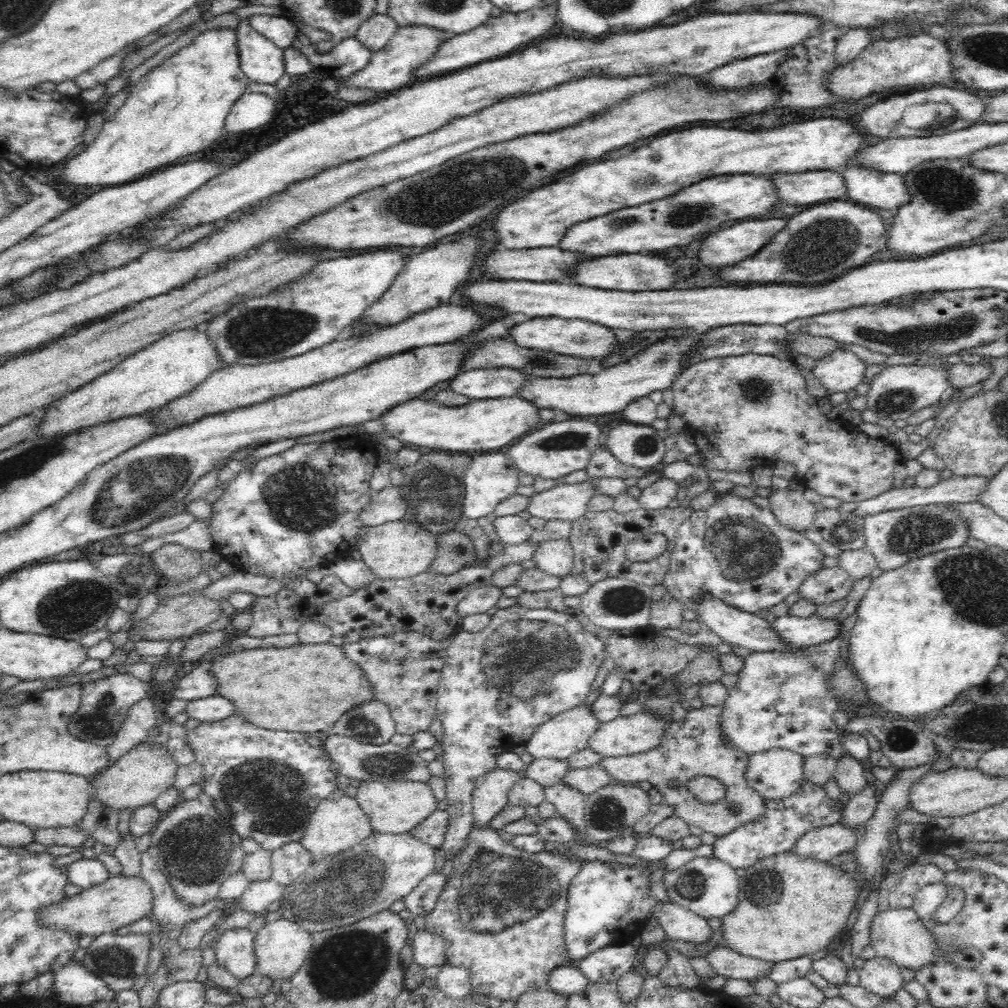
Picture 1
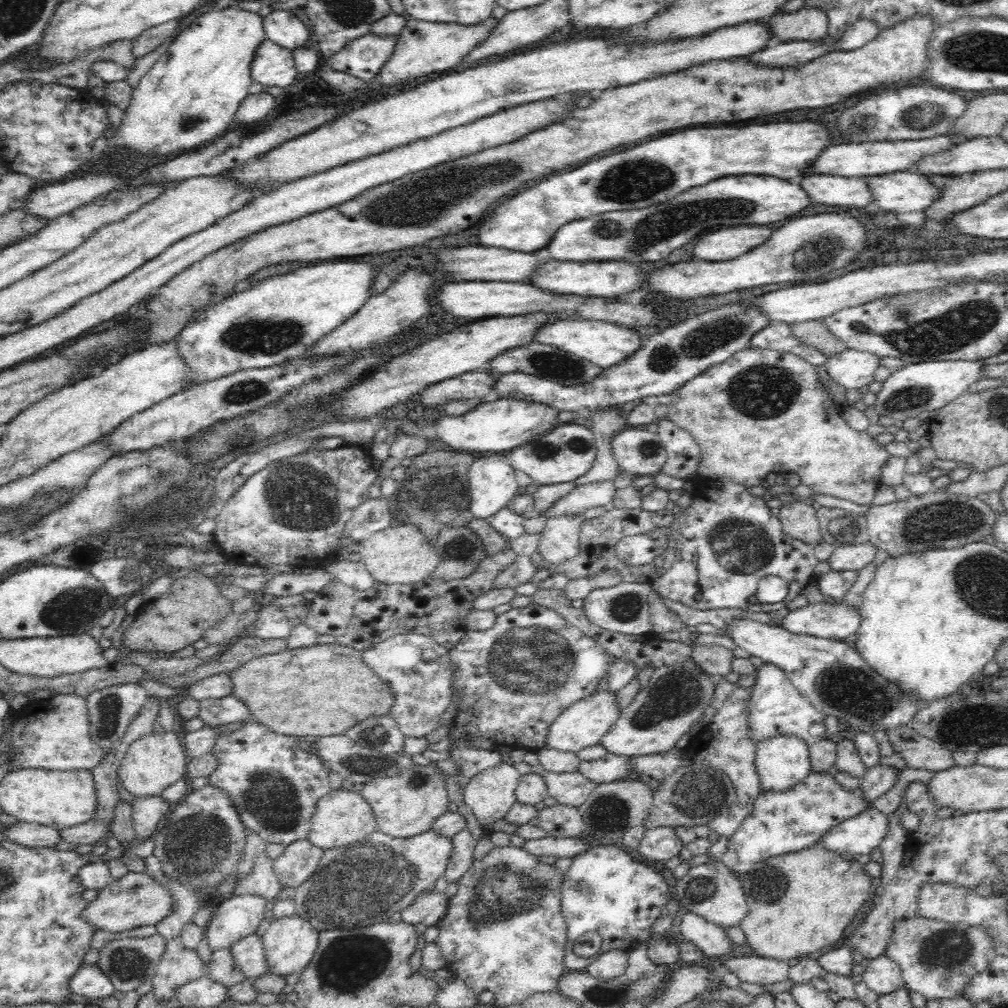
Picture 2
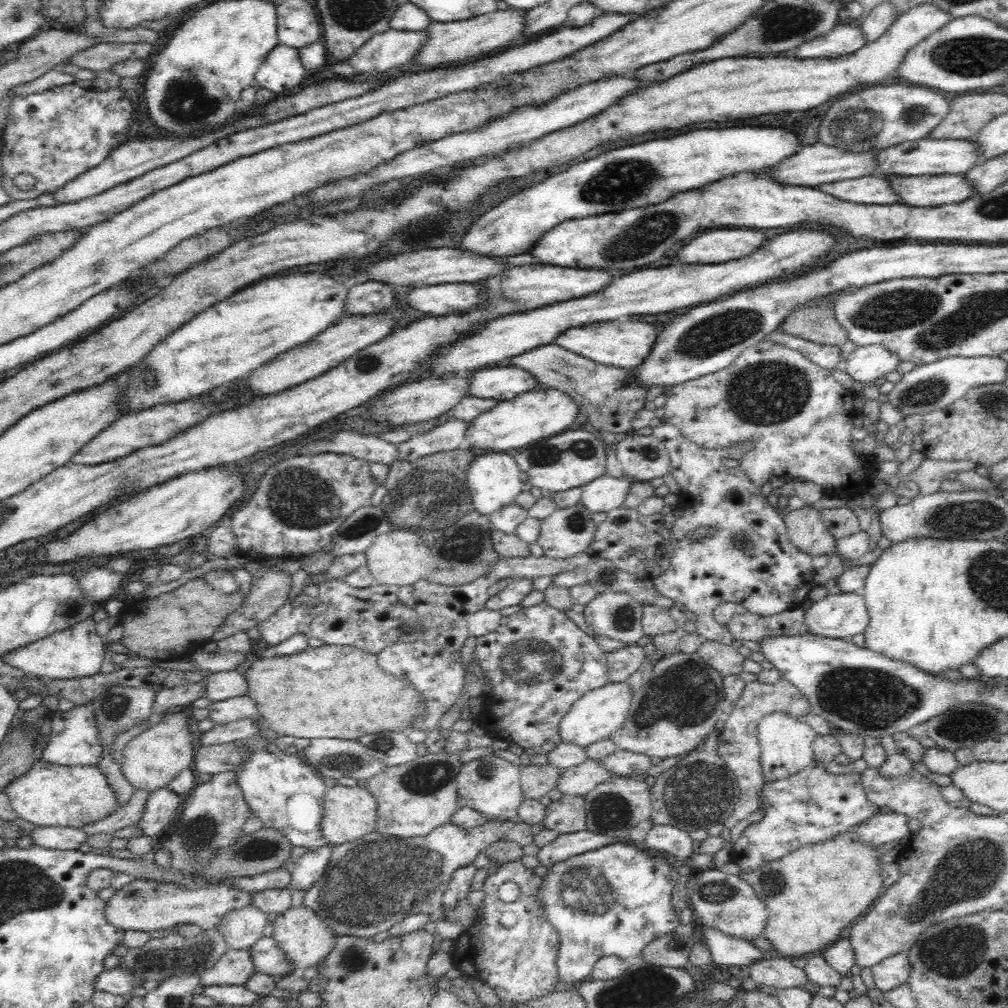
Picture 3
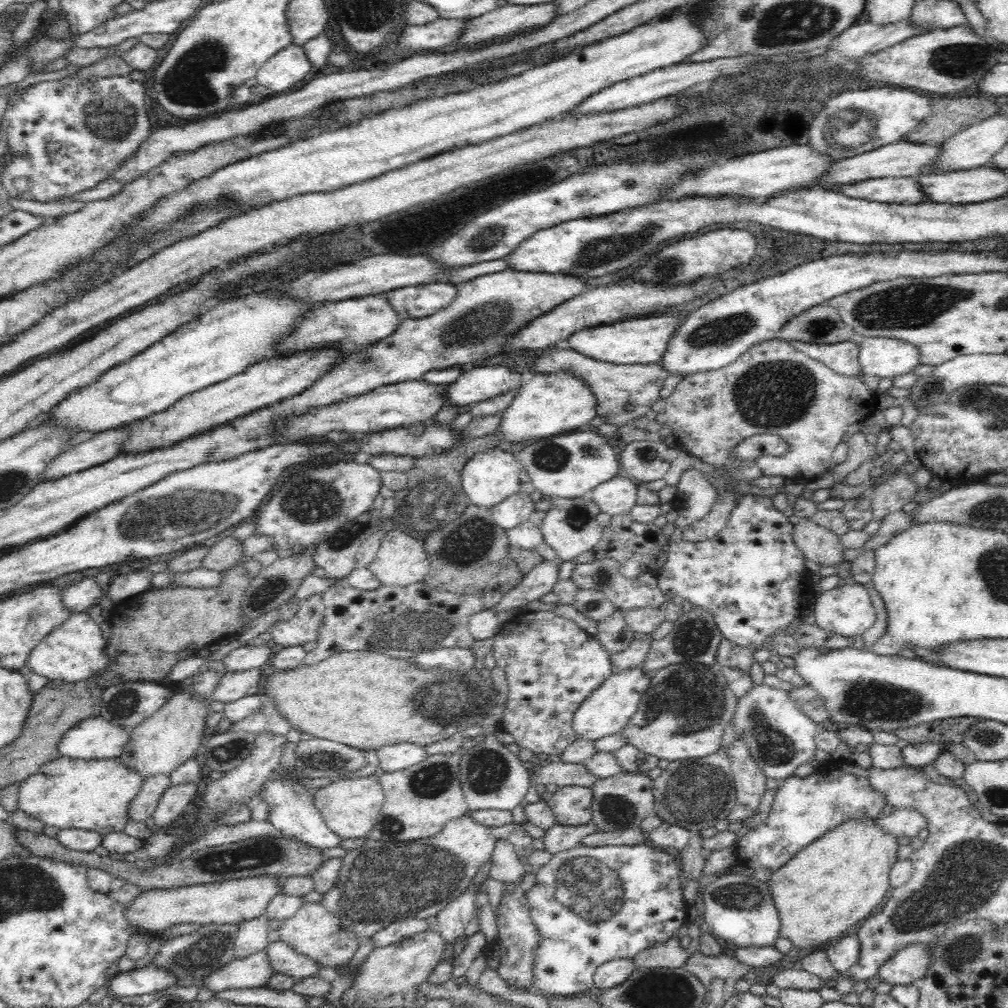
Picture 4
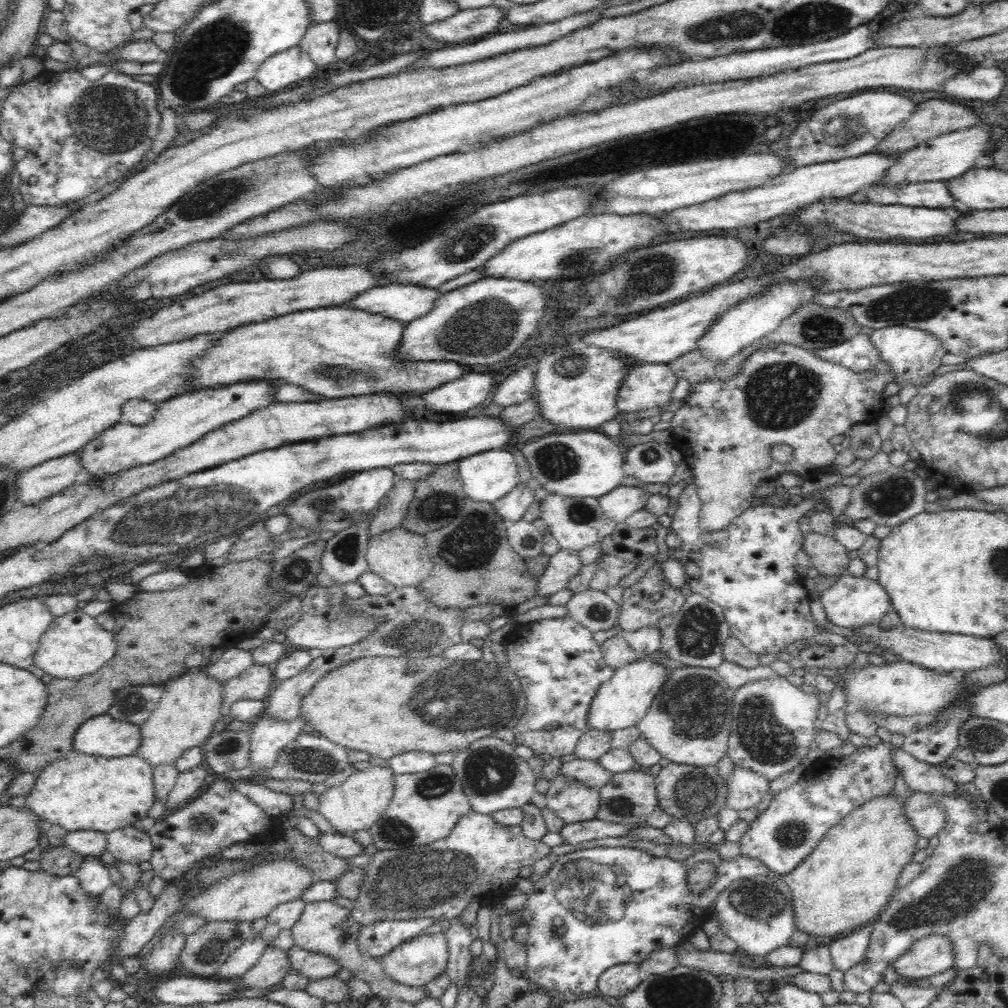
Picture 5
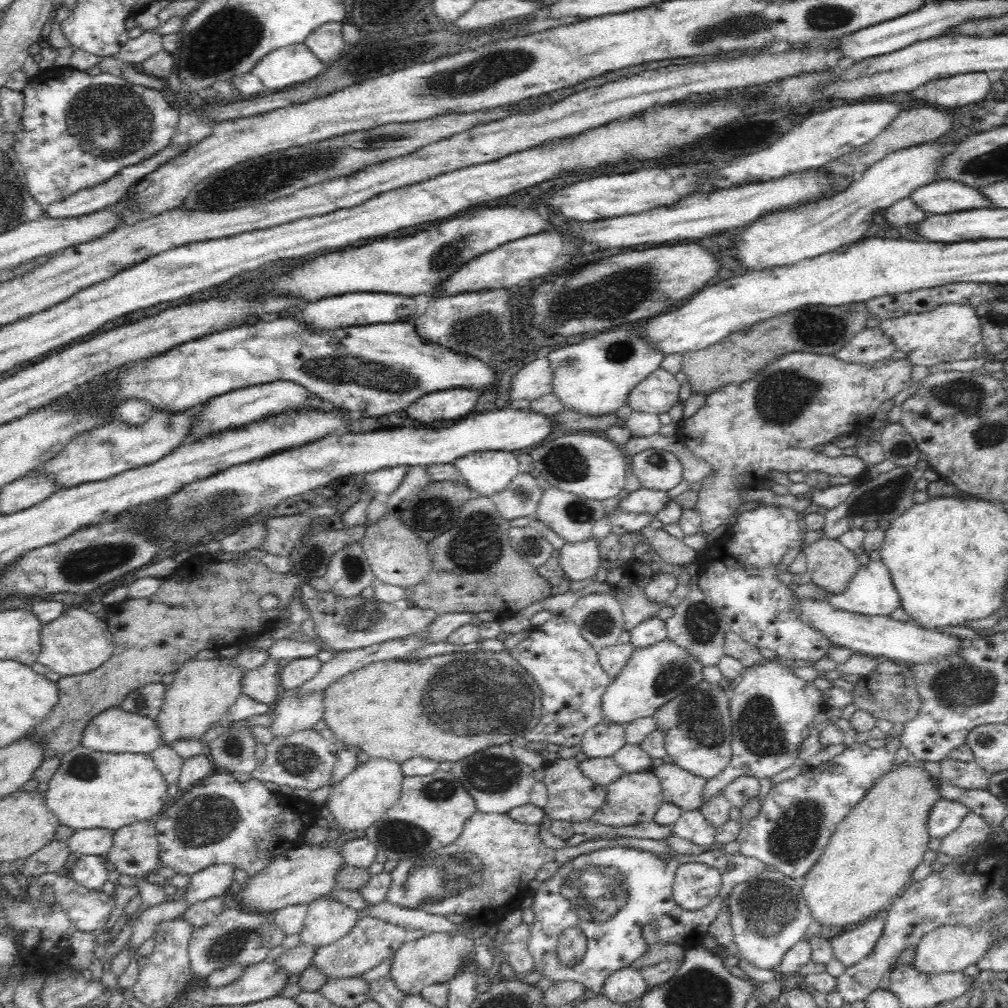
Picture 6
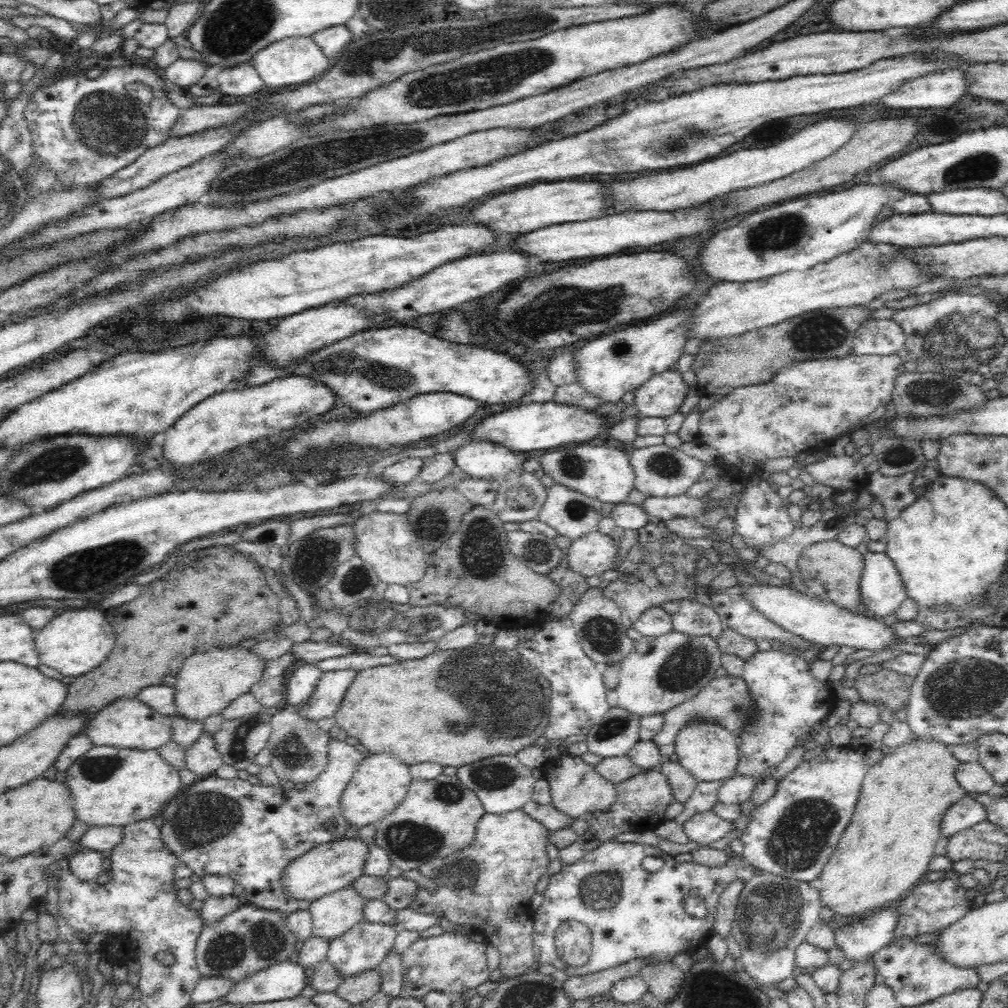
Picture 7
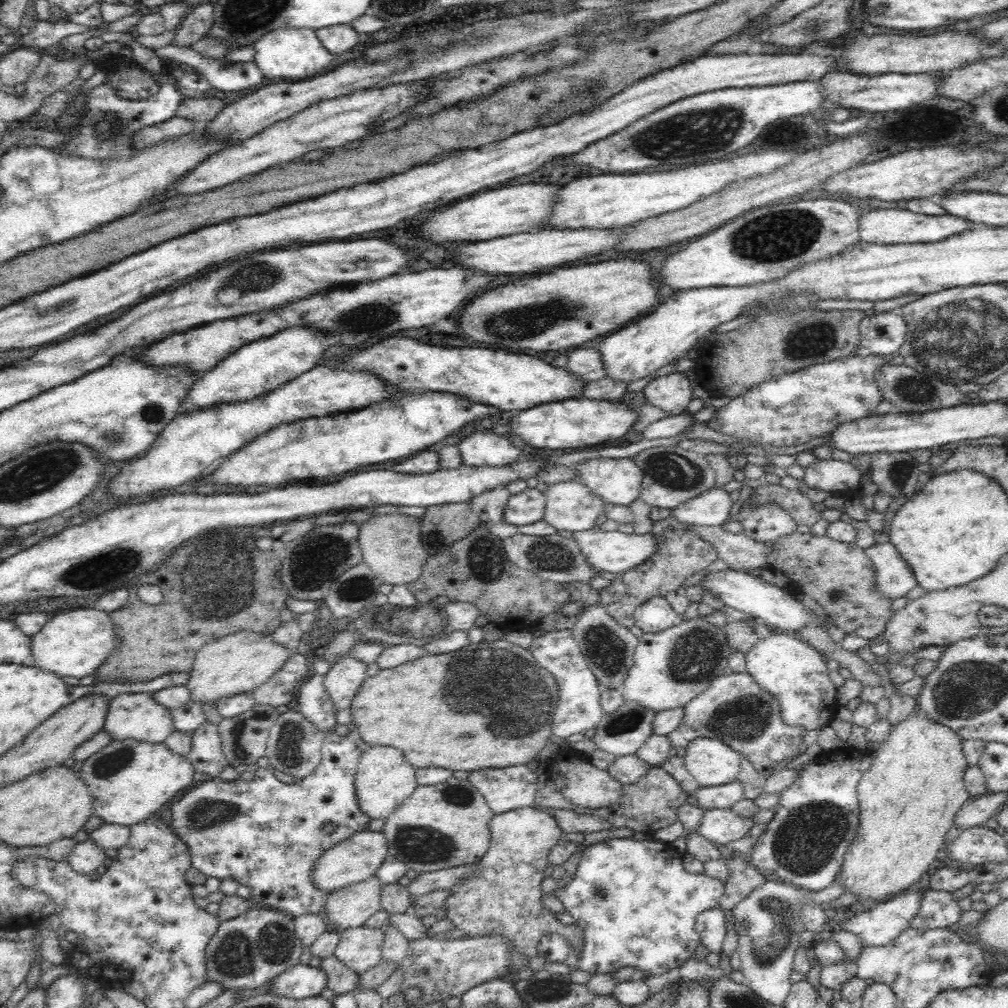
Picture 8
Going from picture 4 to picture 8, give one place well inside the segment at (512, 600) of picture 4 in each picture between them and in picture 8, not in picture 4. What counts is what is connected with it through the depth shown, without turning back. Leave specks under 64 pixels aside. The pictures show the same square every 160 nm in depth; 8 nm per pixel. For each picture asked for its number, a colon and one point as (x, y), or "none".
5: (562, 566)
6: (579, 561)
7: (593, 554)
8: (606, 551)

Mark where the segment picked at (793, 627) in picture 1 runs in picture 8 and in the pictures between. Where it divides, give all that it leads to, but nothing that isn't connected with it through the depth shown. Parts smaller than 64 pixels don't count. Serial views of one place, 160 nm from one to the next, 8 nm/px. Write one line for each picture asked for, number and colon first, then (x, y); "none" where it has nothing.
2: (837, 621)
3: (840, 616)
4: (847, 611)
5: (852, 602)
6: (871, 592)
7: (881, 589)
8: (893, 578)

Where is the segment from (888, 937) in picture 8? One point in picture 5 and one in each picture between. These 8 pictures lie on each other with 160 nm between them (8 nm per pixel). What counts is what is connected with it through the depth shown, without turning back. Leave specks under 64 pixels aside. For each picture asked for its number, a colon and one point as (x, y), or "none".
5: (846, 952)
6: (849, 948)
7: (859, 940)

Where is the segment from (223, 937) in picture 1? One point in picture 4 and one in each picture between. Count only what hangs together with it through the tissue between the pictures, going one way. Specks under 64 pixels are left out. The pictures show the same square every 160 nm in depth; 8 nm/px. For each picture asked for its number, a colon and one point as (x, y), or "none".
2: (248, 953)
3: (267, 959)
4: (283, 960)

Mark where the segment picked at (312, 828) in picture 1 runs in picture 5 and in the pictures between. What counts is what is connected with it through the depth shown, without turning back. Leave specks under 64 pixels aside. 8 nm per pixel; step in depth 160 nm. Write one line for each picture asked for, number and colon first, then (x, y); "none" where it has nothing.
2: (341, 817)
3: (349, 813)
4: (351, 807)
5: (358, 803)

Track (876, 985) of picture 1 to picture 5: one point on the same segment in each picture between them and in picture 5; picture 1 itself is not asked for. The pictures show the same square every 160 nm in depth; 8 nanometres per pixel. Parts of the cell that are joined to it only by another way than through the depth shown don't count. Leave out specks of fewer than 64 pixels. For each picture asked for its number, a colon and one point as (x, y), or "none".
2: (883, 976)
3: (892, 972)
4: (909, 965)
5: (931, 955)

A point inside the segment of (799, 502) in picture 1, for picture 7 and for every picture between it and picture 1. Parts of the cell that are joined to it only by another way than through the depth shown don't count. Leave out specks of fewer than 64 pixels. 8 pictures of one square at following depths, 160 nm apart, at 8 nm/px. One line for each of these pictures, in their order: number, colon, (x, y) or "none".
2: (799, 520)
3: (805, 528)
4: (818, 544)
5: (826, 554)
6: (832, 566)
7: (832, 570)

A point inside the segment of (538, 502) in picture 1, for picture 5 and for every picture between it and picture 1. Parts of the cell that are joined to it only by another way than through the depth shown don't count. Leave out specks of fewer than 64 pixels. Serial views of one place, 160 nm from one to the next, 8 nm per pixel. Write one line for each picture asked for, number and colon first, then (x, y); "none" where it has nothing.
2: (583, 497)
3: (605, 494)
4: (618, 496)
5: (618, 505)

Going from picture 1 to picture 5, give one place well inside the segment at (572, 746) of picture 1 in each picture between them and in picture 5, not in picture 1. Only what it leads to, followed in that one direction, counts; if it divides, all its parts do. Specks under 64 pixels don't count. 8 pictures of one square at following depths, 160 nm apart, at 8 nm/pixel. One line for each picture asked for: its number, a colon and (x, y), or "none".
2: (582, 724)
3: (593, 717)
4: (607, 710)
5: (621, 702)

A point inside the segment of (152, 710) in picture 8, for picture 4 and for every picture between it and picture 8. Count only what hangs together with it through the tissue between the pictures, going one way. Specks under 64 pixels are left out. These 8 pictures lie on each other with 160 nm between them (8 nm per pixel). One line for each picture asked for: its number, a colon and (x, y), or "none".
4: (93, 738)
5: (102, 735)
6: (116, 731)
7: (125, 723)

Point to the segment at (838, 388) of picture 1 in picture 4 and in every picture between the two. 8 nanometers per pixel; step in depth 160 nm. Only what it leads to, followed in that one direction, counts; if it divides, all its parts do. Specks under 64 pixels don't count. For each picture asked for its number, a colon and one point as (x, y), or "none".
2: (851, 369)
3: (864, 364)
4: (884, 357)

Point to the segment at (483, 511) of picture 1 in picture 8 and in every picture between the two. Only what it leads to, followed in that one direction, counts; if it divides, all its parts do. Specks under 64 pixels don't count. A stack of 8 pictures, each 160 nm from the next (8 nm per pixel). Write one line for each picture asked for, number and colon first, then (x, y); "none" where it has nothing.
2: (492, 484)
3: (494, 480)
4: (488, 478)
5: (486, 477)
6: (488, 472)
7: (479, 460)
8: (480, 449)

